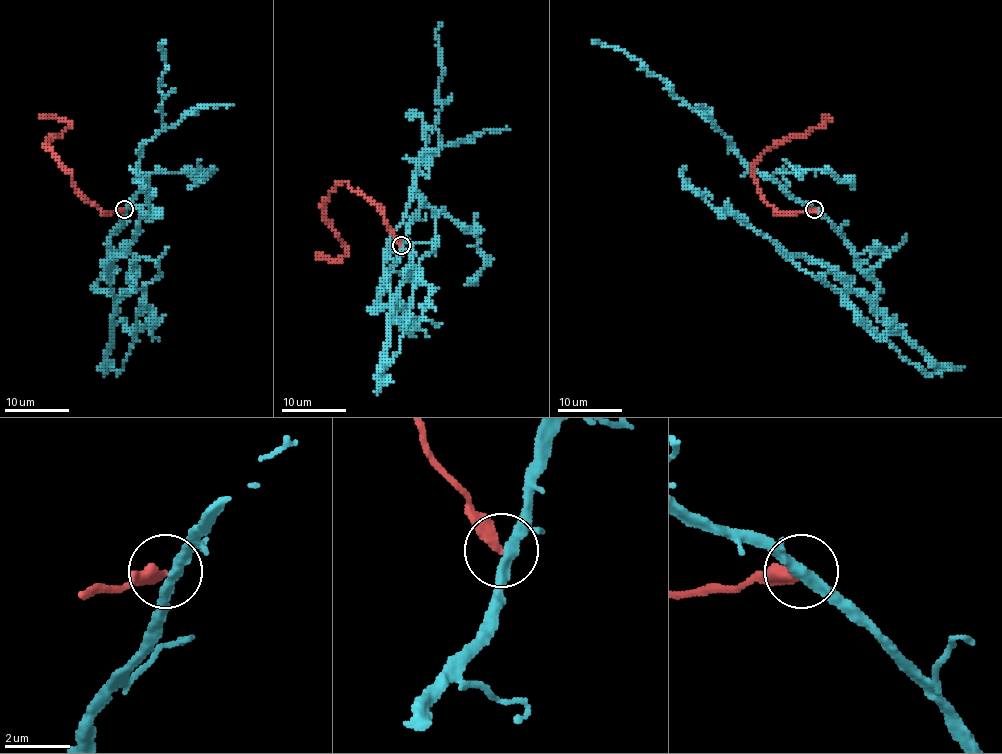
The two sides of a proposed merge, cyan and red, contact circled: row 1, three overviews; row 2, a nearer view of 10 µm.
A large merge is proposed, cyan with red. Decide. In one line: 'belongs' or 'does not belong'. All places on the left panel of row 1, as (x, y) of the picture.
does not belong

